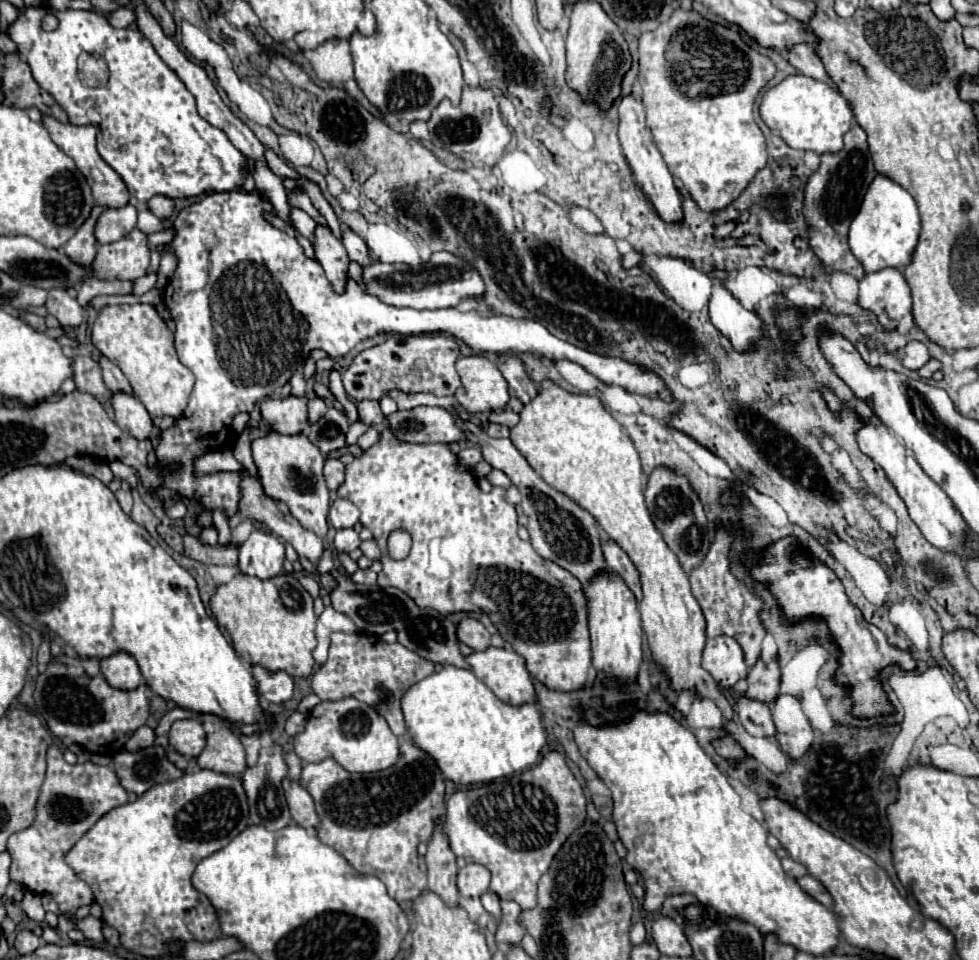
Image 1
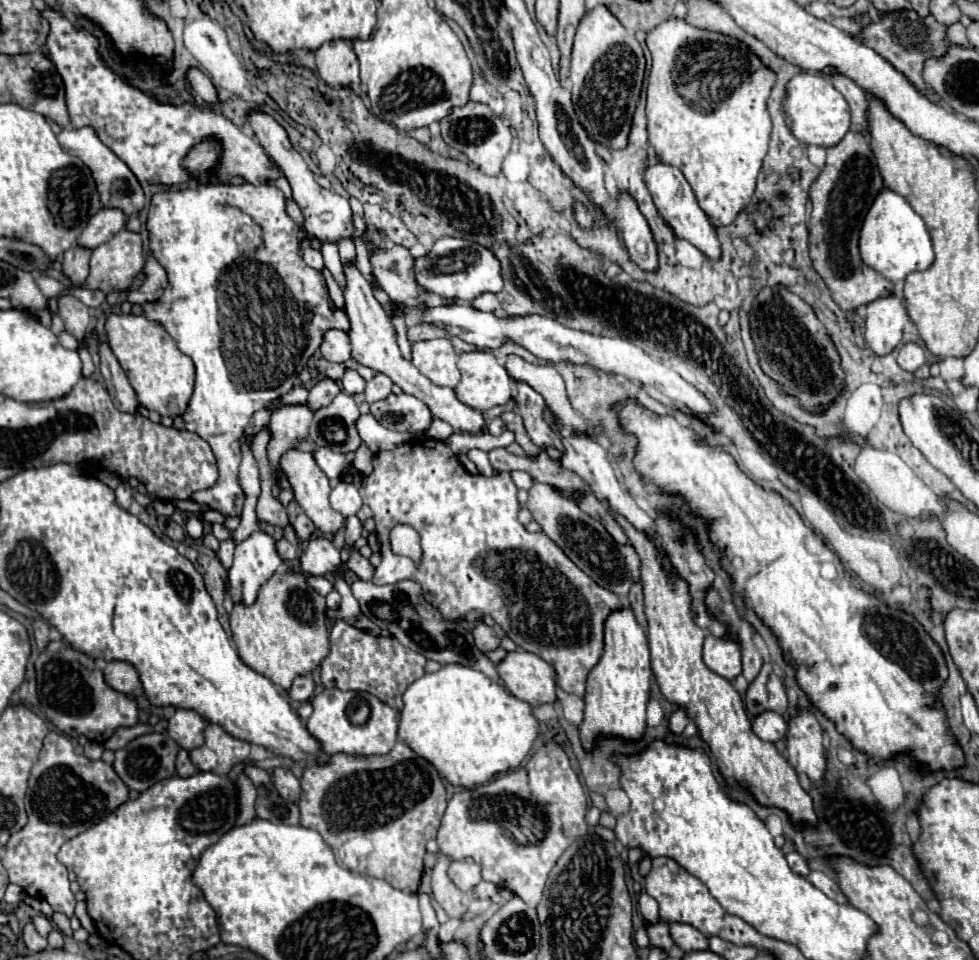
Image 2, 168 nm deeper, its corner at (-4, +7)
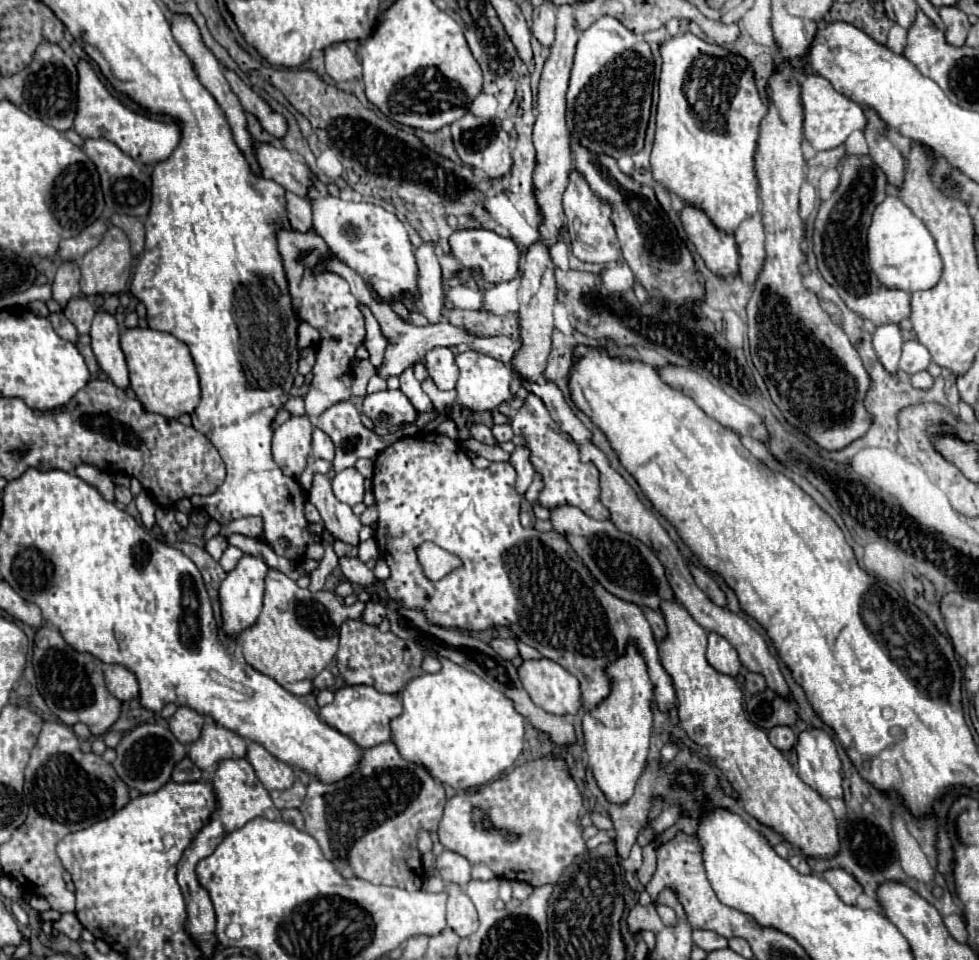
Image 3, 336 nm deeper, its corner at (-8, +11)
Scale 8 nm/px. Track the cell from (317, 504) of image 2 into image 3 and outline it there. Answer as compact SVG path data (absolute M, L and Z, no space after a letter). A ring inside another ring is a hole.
M313 474L313 486L309 490L309 502L315 504L315 508L321 514L325 530L335 536L337 540L349 542L349 544L359 544L359 530L361 522L359 518L351 512L351 506L341 504L333 492L331 492L331 482L325 474Z

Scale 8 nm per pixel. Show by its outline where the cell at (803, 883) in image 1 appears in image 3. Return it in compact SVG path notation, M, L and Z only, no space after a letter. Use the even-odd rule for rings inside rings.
M833 868L833 870L825 870L823 878L833 886L833 890L837 892L837 896L845 902L845 904L855 904L857 896L863 892L861 886L841 868Z

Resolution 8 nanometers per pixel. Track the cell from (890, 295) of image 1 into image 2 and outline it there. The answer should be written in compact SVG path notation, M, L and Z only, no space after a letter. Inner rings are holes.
M887 296L865 308L865 342L877 354L885 356L901 344L903 326L909 322L903 298Z

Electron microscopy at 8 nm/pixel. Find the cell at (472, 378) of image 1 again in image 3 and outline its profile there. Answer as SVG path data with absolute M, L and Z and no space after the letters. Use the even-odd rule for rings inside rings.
M467 350L463 354L457 354L455 362L457 362L459 370L461 370L461 376L457 380L457 402L463 408L469 408L473 412L495 410L501 402L507 402L511 398L509 384L511 384L513 374L511 374L509 366L501 364L499 360L495 360L491 356L479 354L475 350Z

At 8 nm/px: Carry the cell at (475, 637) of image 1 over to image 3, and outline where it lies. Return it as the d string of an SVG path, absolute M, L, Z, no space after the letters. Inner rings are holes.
M493 638L489 642L489 646L505 660L511 660L515 658L519 652L517 652L517 646L515 646L515 638Z

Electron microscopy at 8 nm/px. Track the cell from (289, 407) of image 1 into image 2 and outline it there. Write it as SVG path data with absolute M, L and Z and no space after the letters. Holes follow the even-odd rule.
M283 406L275 410L271 416L271 424L269 424L271 440L267 444L267 456L269 456L271 468L277 472L277 482L274 483L274 489L272 489L275 498L278 498L281 490L279 482L285 480L279 460L287 450L297 448L299 442L307 438L311 420L313 420L313 412L307 406Z

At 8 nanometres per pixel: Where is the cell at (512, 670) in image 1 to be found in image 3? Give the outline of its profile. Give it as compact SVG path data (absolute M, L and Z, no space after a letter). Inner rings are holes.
M549 658L525 660L517 668L519 680L531 700L551 714L575 714L581 708L579 680Z

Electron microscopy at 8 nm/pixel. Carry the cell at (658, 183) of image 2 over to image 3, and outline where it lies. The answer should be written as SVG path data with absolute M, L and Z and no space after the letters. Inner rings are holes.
M685 204L679 212L679 218L687 238L695 244L697 252L711 272L715 272L717 276L739 272L737 244L731 234L713 226L709 216L693 204Z

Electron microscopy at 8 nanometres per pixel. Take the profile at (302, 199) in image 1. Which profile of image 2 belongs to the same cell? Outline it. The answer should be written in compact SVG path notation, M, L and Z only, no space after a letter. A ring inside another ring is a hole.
M343 239L337 243L340 260L343 265L350 264L356 260L356 251L350 239Z

